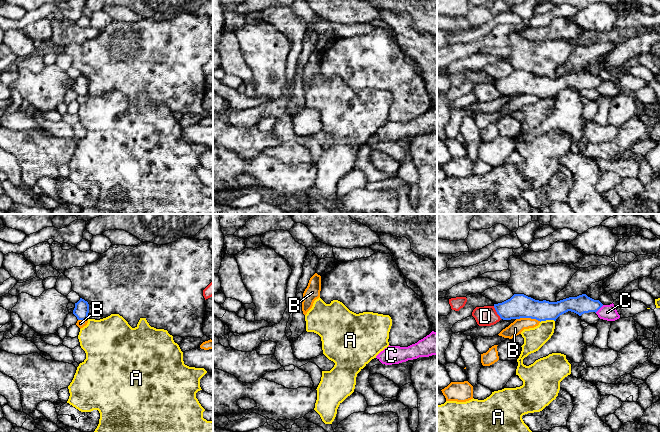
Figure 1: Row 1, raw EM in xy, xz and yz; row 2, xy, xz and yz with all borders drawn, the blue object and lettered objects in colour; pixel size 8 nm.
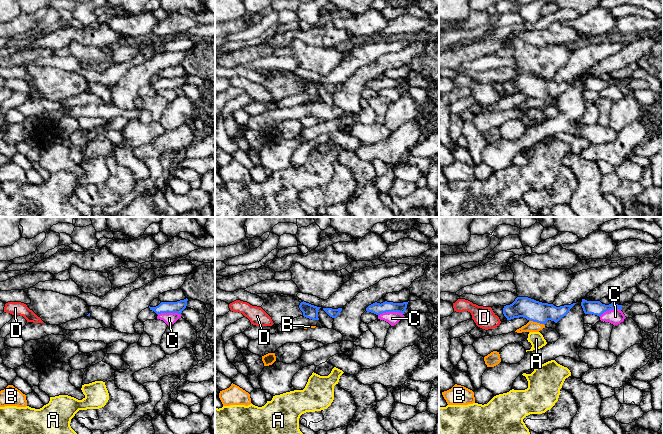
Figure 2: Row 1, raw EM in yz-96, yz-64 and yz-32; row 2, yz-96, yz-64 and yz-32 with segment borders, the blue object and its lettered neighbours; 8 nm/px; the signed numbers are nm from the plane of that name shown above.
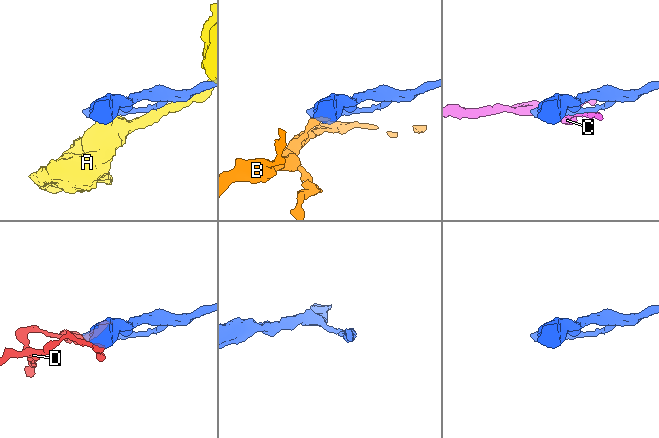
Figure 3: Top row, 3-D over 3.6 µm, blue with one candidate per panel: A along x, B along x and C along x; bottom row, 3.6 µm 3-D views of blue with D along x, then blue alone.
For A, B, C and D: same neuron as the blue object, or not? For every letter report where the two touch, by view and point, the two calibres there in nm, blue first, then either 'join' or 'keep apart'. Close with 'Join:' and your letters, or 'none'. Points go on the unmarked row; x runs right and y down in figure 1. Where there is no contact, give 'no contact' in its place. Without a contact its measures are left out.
A: meets blue in yz at (547, 95); 190 nm thick on the blue side, 180 nm on the other; keep apart
B: meets blue in yz at (528, 93); 190 nm thick on the blue side, 110 nm on the other; keep apart
C: meets blue in yz at (599, 84); 150 nm thick on the blue side, 130 nm on the other; keep apart
D: meets blue in yz at (496, 87); 190 nm thick on the blue side, 160 nm on the other; keep apart
Join: none

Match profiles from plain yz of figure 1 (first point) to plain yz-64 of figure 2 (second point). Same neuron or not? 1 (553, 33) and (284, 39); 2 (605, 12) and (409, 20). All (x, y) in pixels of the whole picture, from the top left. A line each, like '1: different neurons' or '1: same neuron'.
1: same neuron
2: different neurons

